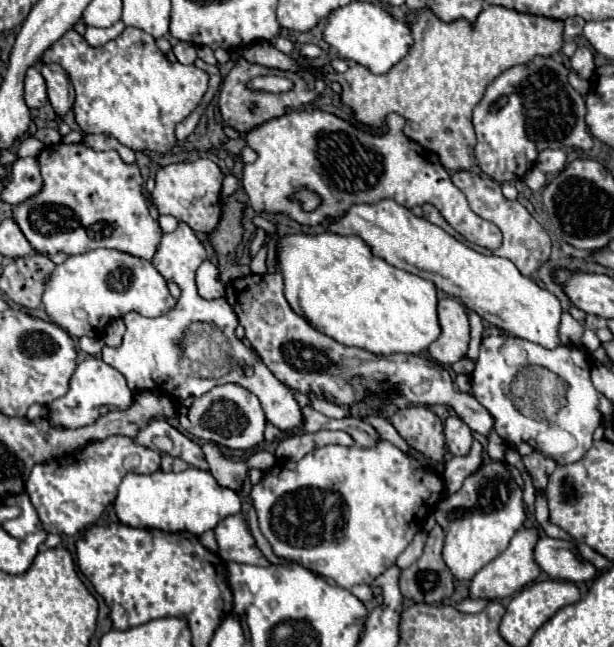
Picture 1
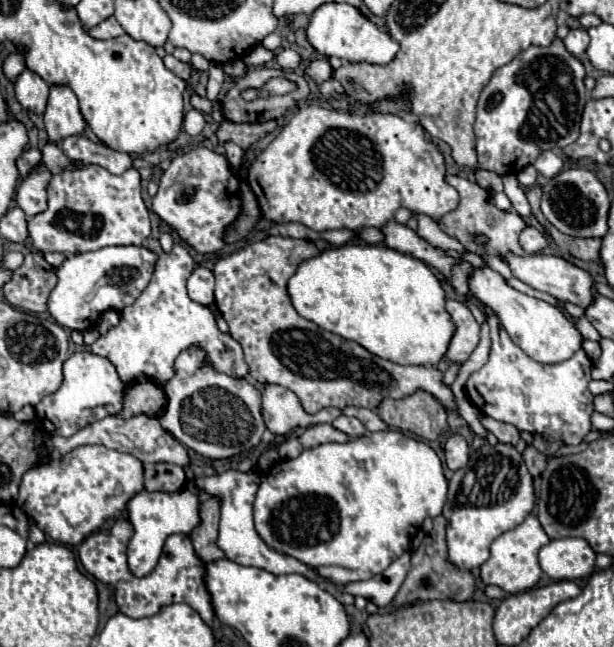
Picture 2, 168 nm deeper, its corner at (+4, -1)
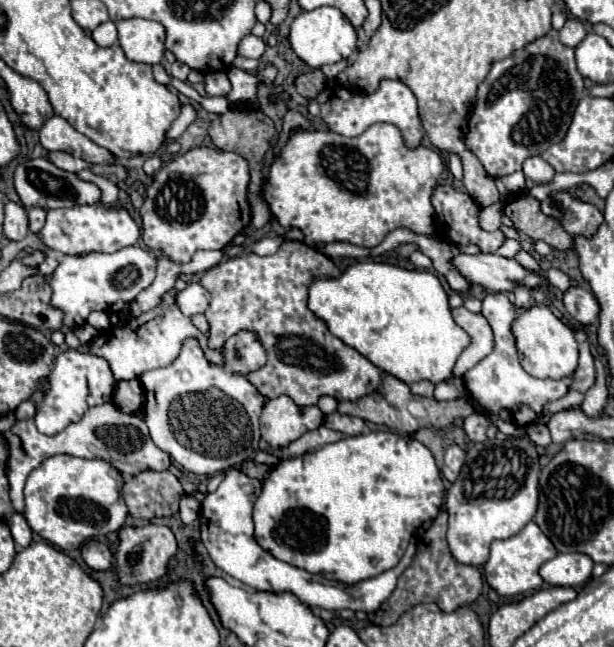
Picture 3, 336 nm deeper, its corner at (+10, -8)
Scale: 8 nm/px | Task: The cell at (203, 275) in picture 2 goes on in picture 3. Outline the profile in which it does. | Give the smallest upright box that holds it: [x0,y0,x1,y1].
[176,282,210,316]

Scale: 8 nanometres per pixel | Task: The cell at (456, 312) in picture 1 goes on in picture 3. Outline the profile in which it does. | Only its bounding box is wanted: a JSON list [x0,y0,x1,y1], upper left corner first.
[452,306,492,378]

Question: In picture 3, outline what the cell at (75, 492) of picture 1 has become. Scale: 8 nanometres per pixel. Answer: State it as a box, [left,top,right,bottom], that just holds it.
[24,454,128,552]

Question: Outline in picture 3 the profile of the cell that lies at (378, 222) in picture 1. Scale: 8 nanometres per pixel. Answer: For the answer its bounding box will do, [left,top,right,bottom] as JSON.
[512,306,578,378]

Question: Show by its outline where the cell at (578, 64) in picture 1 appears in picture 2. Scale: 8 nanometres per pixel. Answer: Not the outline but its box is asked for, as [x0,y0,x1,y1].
[564,27,590,55]

